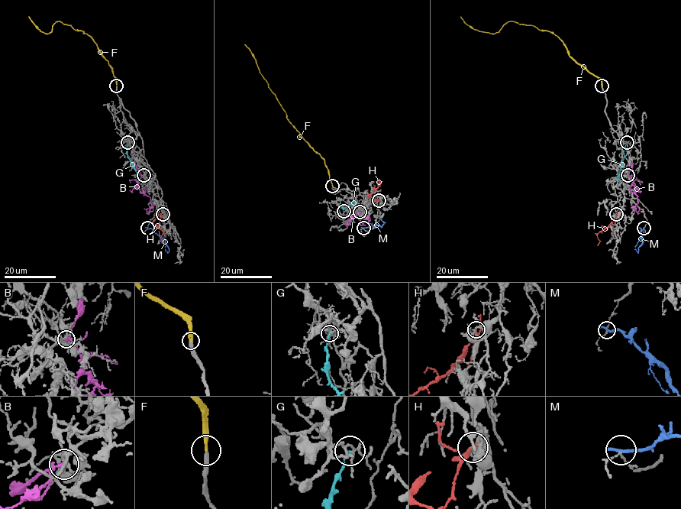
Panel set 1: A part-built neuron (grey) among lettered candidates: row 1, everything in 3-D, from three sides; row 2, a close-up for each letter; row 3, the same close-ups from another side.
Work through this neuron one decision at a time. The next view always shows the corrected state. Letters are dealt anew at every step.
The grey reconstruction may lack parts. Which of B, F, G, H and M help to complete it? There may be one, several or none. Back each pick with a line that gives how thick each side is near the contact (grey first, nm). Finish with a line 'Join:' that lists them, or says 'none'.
F: calibres 280 and 280 nm
Join: F

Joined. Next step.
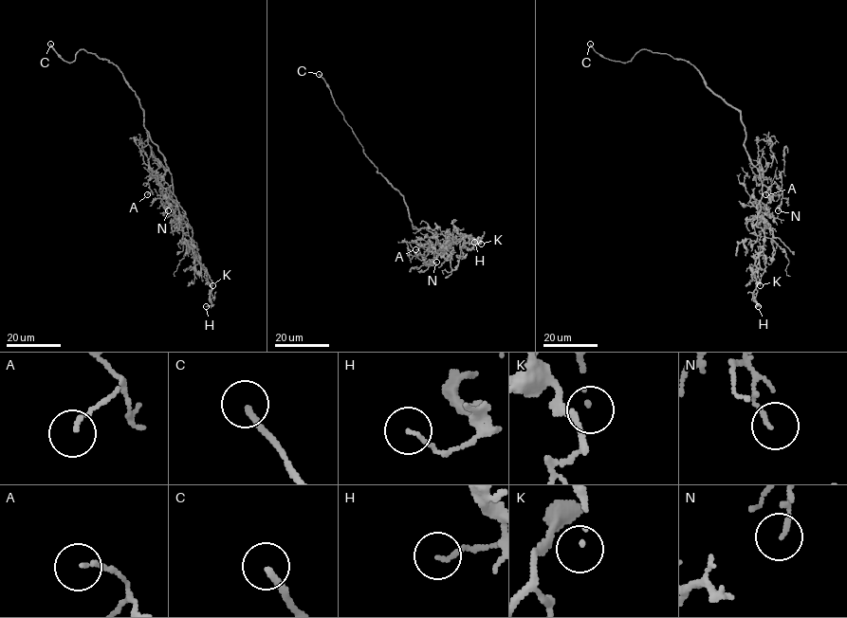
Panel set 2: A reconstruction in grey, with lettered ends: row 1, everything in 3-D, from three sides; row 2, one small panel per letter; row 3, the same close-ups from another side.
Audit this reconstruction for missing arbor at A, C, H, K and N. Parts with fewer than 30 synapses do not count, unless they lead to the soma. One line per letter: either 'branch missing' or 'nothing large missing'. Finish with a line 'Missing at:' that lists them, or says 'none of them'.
A: nothing large missing
C: branch missing
H: nothing large missing
K: branch missing
N: nothing large missing
Missing at: C, K

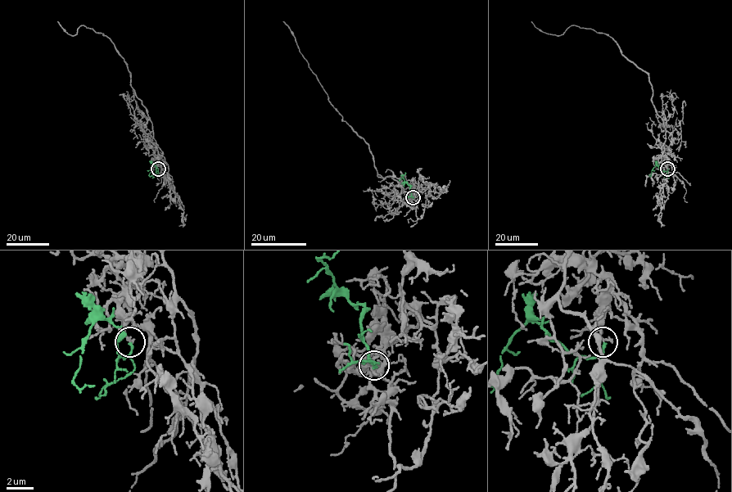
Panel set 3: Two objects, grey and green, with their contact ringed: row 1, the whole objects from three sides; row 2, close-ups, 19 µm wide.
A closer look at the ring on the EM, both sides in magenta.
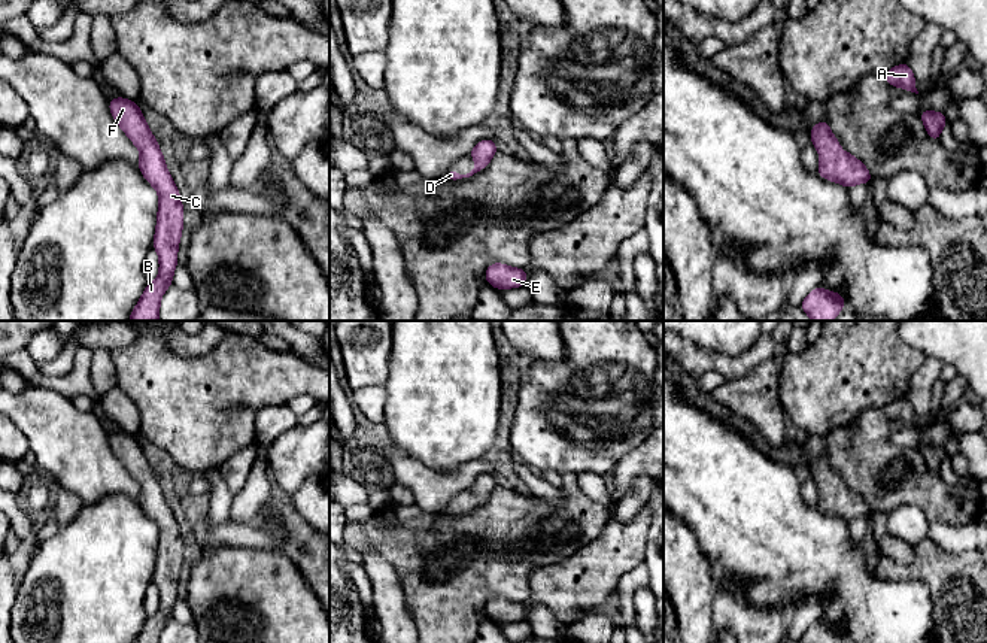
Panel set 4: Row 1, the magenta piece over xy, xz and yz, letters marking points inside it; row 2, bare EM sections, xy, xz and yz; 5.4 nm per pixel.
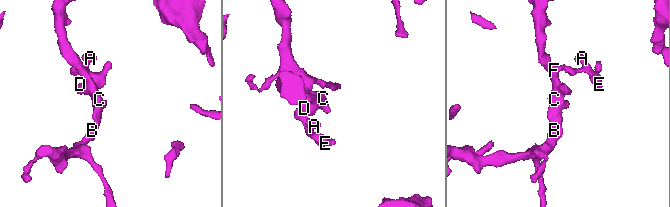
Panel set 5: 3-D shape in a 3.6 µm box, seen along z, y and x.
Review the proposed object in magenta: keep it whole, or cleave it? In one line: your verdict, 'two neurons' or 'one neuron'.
one neuron

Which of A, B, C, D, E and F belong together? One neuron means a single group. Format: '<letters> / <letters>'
A B C D E F

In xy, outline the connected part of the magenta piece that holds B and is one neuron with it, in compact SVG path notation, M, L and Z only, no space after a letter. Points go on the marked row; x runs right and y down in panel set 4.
M124 97L109 100L109 109L140 151L139 170L158 191L160 206L154 248L160 257L160 275L148 283L128 321L158 321L160 301L165 289L173 283L173 272L177 266L177 246L183 227L183 204L158 143L151 133L139 104Z

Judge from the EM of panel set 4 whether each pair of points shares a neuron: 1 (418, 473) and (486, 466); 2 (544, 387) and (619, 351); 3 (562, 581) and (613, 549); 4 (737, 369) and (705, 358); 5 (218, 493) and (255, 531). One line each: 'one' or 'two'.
1: one
2: one
3: one
4: one
5: two

